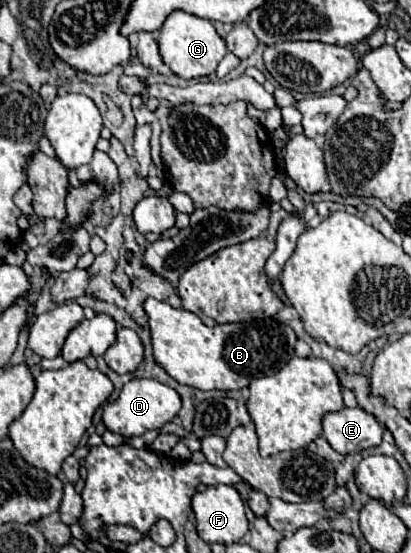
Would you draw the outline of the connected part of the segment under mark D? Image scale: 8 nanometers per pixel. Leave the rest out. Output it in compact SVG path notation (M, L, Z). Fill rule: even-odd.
M134 378L128 384L124 384L118 400L106 404L102 420L110 432L122 434L124 438L130 436L142 436L146 430L160 430L166 422L170 422L180 412L180 396L176 390L168 388L166 384L158 380L144 380Z

